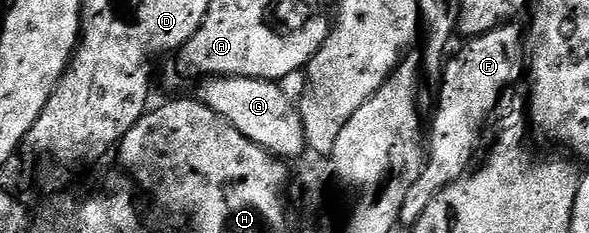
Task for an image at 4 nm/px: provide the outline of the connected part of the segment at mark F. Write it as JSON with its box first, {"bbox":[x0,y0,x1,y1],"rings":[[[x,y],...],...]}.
{"bbox":[403,24,528,214],"rings":[[[503,24],[486,34],[471,37],[467,41],[470,43],[445,63],[438,86],[442,86],[438,90],[438,107],[434,110],[434,120],[428,124],[425,164],[404,200],[403,213],[422,214],[422,206],[428,206],[439,191],[469,169],[491,121],[490,113],[497,108],[502,93],[521,74],[523,77],[528,66],[527,43],[522,43],[522,30],[514,25]]]}

